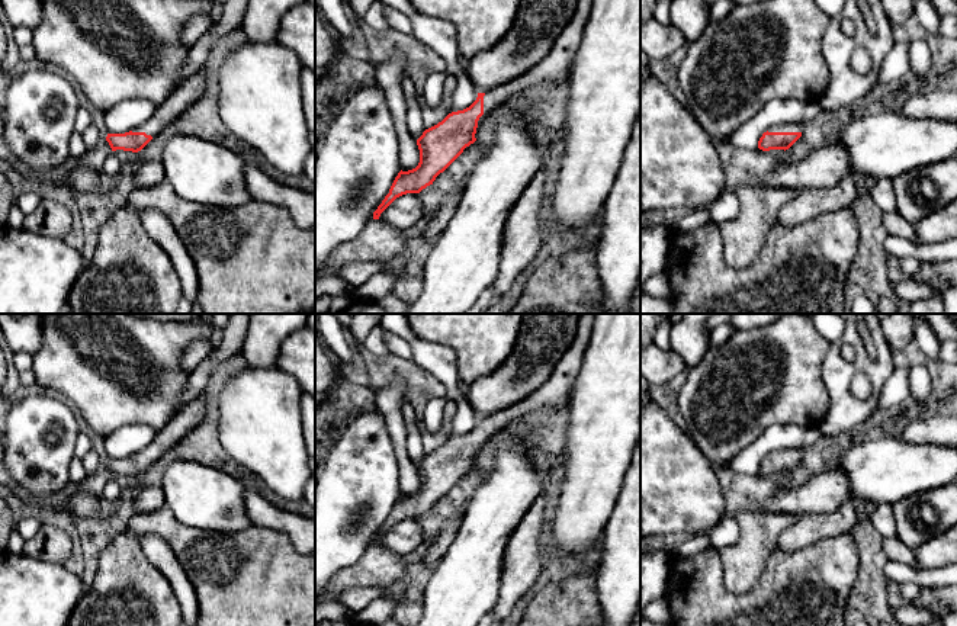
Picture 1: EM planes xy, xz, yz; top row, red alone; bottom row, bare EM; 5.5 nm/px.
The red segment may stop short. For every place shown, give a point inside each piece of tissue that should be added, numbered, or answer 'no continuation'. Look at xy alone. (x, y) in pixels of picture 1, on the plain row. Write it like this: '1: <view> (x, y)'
1: xy (185, 420)

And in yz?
1: yz (792, 452)

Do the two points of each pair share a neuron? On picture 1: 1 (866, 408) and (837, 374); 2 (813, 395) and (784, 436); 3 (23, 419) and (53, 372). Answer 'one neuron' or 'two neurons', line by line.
1: one neuron
2: two neurons
3: two neurons

